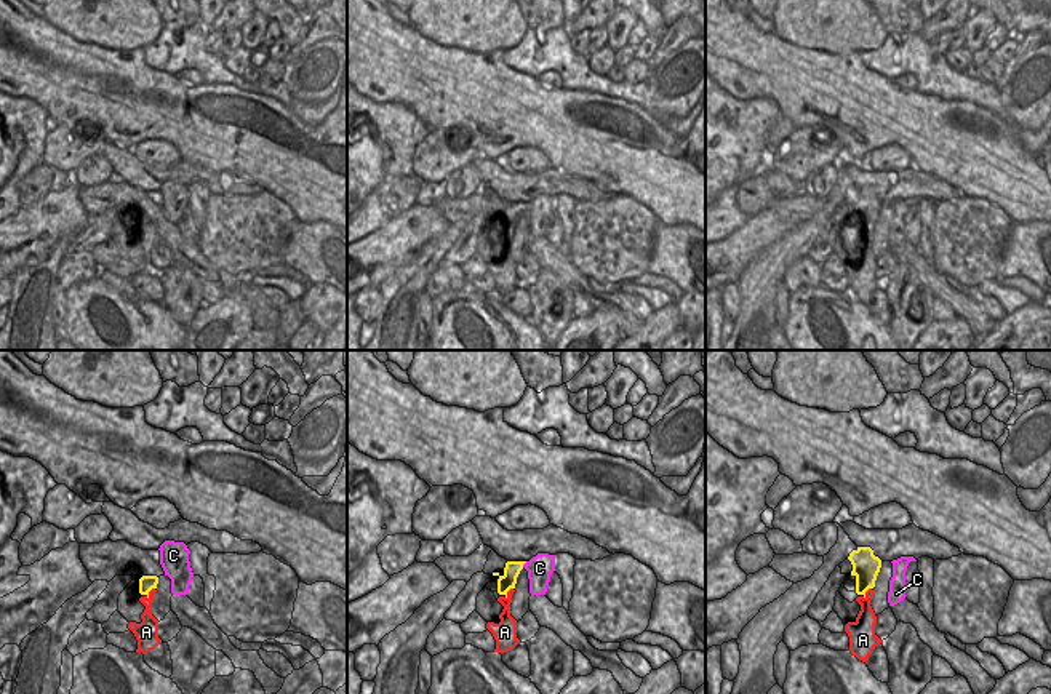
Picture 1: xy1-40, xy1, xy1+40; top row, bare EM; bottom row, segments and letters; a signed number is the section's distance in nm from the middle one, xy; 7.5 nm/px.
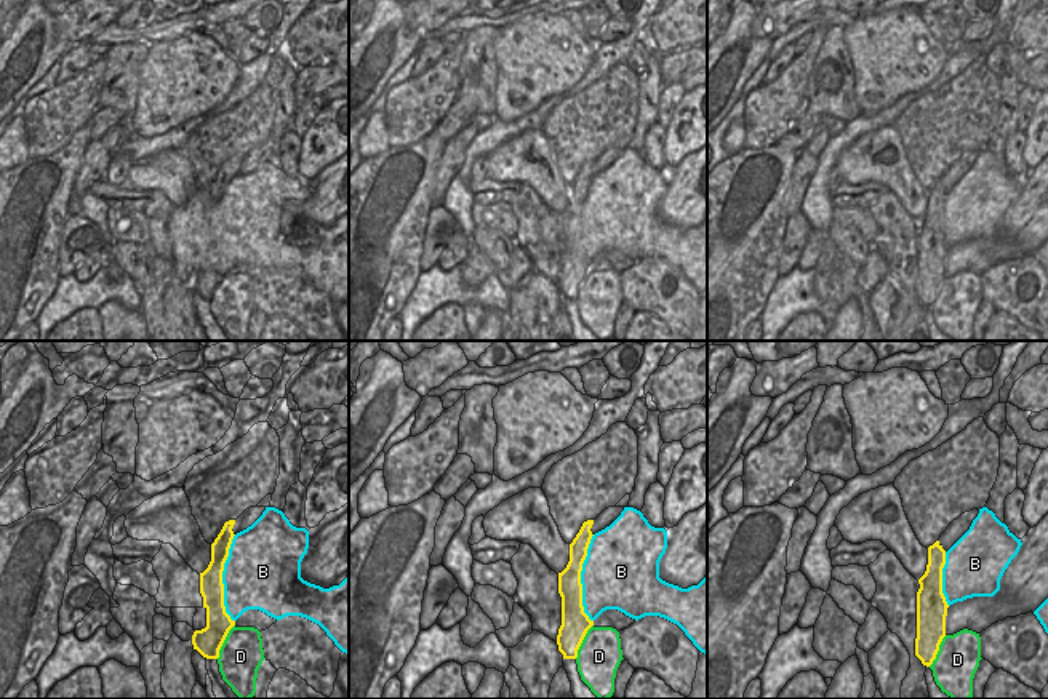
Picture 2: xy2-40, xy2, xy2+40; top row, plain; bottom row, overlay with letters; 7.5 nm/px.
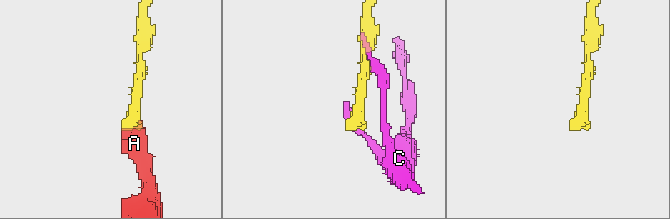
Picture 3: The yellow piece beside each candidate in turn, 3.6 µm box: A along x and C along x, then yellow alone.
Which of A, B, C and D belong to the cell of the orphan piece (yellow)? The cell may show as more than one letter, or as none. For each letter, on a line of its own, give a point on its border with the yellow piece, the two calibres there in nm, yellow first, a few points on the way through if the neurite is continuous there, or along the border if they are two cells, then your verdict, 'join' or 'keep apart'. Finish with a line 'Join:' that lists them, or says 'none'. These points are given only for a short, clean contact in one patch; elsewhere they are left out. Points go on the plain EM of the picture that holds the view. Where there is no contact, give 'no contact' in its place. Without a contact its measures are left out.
A: xy1-40 (147, 235) | 120/140 nm | across xy1-40 (146, 224), (147, 235), (149, 267) | join
B: xy2-40 (221, 219) | 180/460 nm | keep apart
C: xy1 (523, 205) | 120/190 nm | keep apart
D: xy2-40 (223, 283) | 200/340 nm | keep apart
Join: A

